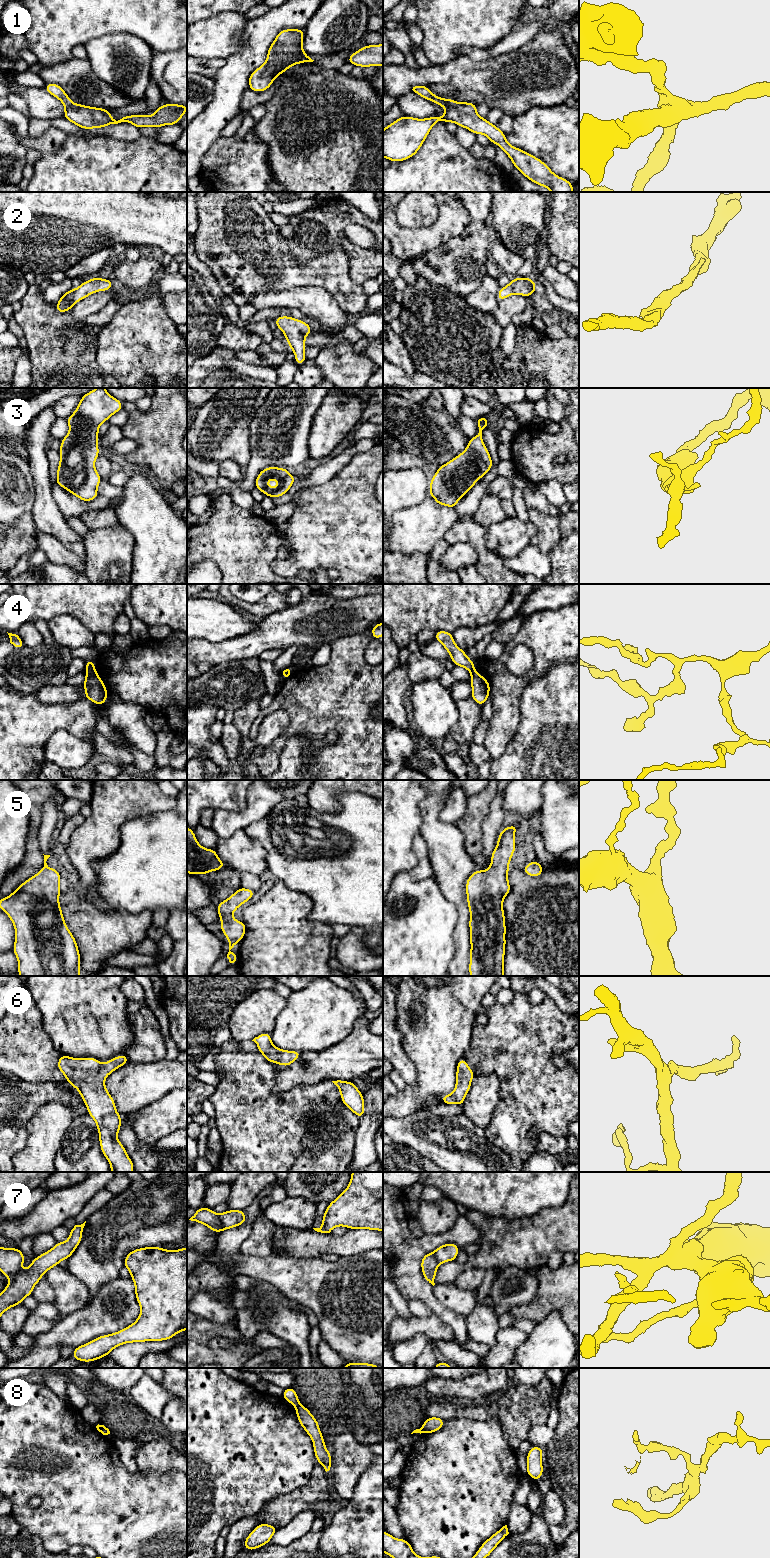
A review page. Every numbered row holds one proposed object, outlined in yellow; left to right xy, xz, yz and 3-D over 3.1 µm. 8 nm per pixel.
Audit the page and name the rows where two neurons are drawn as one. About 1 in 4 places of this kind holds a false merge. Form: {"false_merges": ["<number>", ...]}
{"false_merges": ["4", "8"]}

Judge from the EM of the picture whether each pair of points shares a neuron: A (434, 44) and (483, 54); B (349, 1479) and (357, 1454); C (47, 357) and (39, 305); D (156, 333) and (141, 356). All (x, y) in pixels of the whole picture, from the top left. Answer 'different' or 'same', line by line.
A: different
B: same
C: same
D: same

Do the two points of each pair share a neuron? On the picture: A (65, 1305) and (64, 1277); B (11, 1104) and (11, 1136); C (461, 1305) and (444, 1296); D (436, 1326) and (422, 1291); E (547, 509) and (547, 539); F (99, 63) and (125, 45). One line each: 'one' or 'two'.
A: one
B: one
C: one
D: two
E: two
F: one

